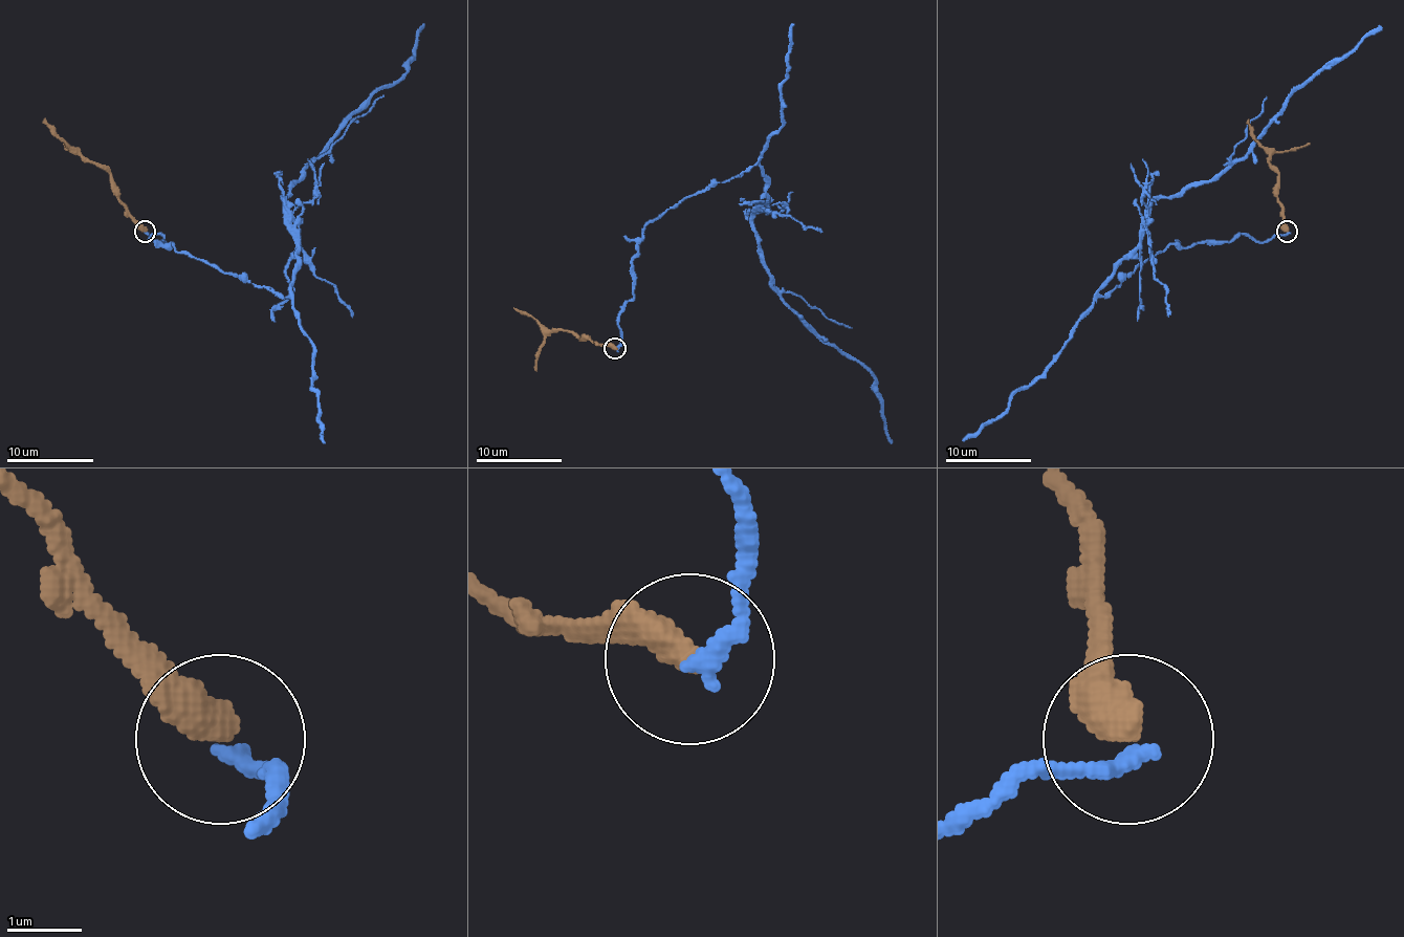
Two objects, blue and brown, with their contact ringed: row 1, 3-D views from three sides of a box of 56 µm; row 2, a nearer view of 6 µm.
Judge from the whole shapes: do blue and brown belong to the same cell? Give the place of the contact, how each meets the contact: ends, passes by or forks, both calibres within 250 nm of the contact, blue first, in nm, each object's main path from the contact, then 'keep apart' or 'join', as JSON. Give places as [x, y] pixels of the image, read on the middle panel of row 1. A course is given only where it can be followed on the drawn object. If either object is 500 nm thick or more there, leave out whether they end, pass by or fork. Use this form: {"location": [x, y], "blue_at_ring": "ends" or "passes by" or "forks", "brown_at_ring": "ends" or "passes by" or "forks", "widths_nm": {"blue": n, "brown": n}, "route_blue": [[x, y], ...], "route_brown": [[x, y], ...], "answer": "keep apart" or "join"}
{"location": [615, 348], "blue_at_ring": "ends", "brown_at_ring": "ends", "widths_nm": {"blue": 240, "brown": 460}, "route_blue": [[615, 347], [641, 231], [760, 160], [766, 199], [751, 216], [770, 285], [825, 341], [874, 377], [891, 442]], "route_brown": [[615, 347], [596, 345], [590, 339], [578, 339], [566, 330], [544, 330], [529, 316], [514, 308]], "answer": "keep apart"}

